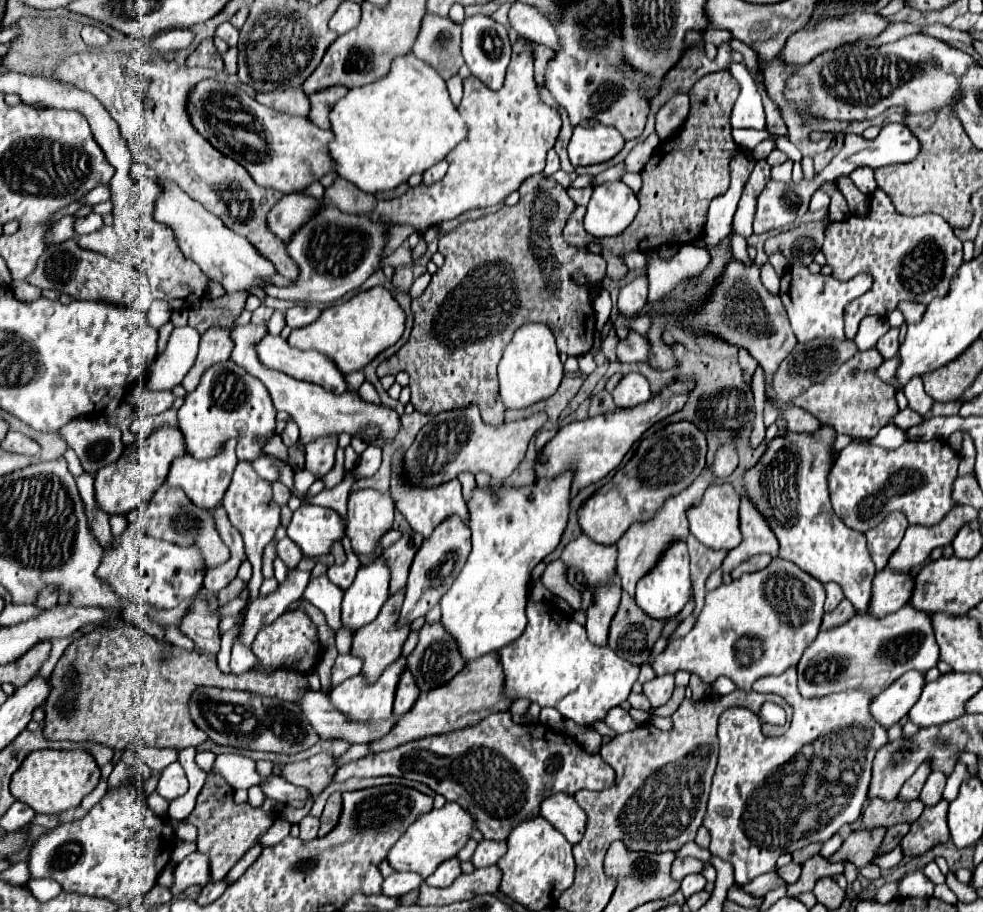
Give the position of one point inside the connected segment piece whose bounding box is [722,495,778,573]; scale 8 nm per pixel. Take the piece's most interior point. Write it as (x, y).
(757, 539)

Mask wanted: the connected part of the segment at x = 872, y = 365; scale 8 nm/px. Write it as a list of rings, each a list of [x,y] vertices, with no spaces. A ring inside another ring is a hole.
[[[876,349],[858,351],[850,361],[846,361],[834,375],[824,379],[822,383],[812,385],[800,397],[790,401],[796,407],[812,413],[822,425],[830,421],[836,433],[844,433],[850,437],[874,439],[876,433],[890,423],[890,417],[898,413],[898,405],[894,399],[894,389],[876,377],[876,369],[882,365],[882,355]]]

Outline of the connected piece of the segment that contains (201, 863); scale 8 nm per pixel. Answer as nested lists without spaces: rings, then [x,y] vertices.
[[[196,851],[192,855],[188,855],[174,871],[174,887],[172,893],[178,895],[182,893],[186,887],[190,885],[200,885],[206,887],[210,883],[210,859]]]

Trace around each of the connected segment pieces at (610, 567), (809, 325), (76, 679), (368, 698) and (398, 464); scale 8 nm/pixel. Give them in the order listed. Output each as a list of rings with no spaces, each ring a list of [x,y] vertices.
[[[580,535],[562,551],[562,561],[568,567],[580,569],[590,587],[606,583],[616,571],[616,545],[598,545],[590,537]]]
[[[804,265],[788,267],[780,281],[780,299],[786,307],[786,313],[788,313],[788,319],[798,343],[806,343],[816,337],[844,339],[844,307],[858,295],[866,293],[870,289],[870,285],[872,285],[870,273],[858,273],[854,279],[842,283],[842,281],[838,281],[834,277],[826,277],[822,273],[812,275],[808,271],[808,267],[804,267]]]
[[[120,627],[120,629],[94,629],[92,633],[76,639],[62,659],[58,661],[50,685],[52,691],[44,703],[46,713],[46,729],[44,737],[50,741],[94,741],[100,745],[106,745],[114,751],[122,751],[126,745],[142,741],[144,745],[152,745],[158,749],[174,747],[198,747],[208,737],[202,733],[188,713],[188,701],[194,689],[198,687],[218,687],[218,689],[234,689],[234,691],[254,691],[264,697],[274,697],[280,701],[298,703],[302,697],[308,679],[304,675],[298,675],[296,671],[276,671],[276,673],[240,673],[240,675],[224,675],[216,659],[206,653],[188,653],[180,647],[172,647],[172,657],[168,661],[158,661],[156,657],[162,653],[162,645],[152,639],[150,635],[140,633],[136,627]]]
[[[400,657],[398,661],[394,661],[376,683],[368,683],[362,675],[354,675],[350,679],[346,679],[342,685],[334,687],[330,693],[330,701],[334,703],[336,709],[340,709],[346,717],[350,719],[360,719],[360,721],[368,721],[368,719],[390,719],[392,717],[392,703],[394,703],[394,693],[400,681],[402,671],[406,669],[406,657]]]
[[[396,451],[392,455],[392,477],[390,477],[390,495],[394,499],[396,509],[406,517],[406,521],[410,523],[410,527],[418,533],[422,533],[424,537],[430,537],[432,531],[436,529],[438,523],[442,523],[446,517],[450,515],[460,515],[462,521],[468,521],[468,509],[466,509],[466,501],[462,497],[462,489],[460,489],[460,481],[446,481],[434,489],[424,489],[424,487],[416,487],[410,485],[404,477],[404,451]]]

